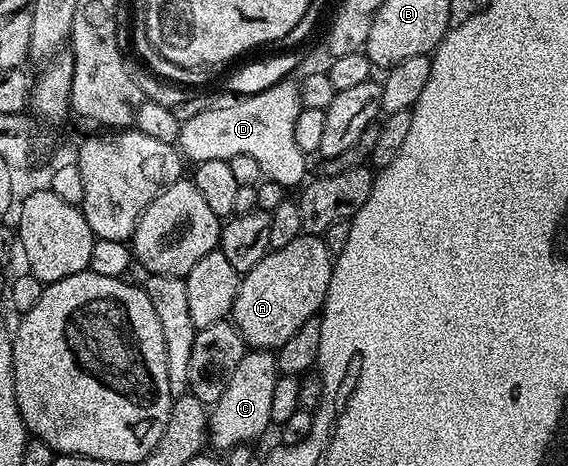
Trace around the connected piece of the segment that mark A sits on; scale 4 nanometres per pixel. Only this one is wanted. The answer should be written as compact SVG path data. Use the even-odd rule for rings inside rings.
M303 234L295 238L295 242L287 242L287 246L275 248L267 255L255 262L249 272L241 277L243 290L237 291L237 297L233 303L231 323L237 327L241 337L245 339L250 349L263 348L276 350L303 326L303 322L314 319L325 305L327 298L327 286L331 286L331 274L333 273L334 253L329 253L329 248L324 244L322 237L317 234Z

